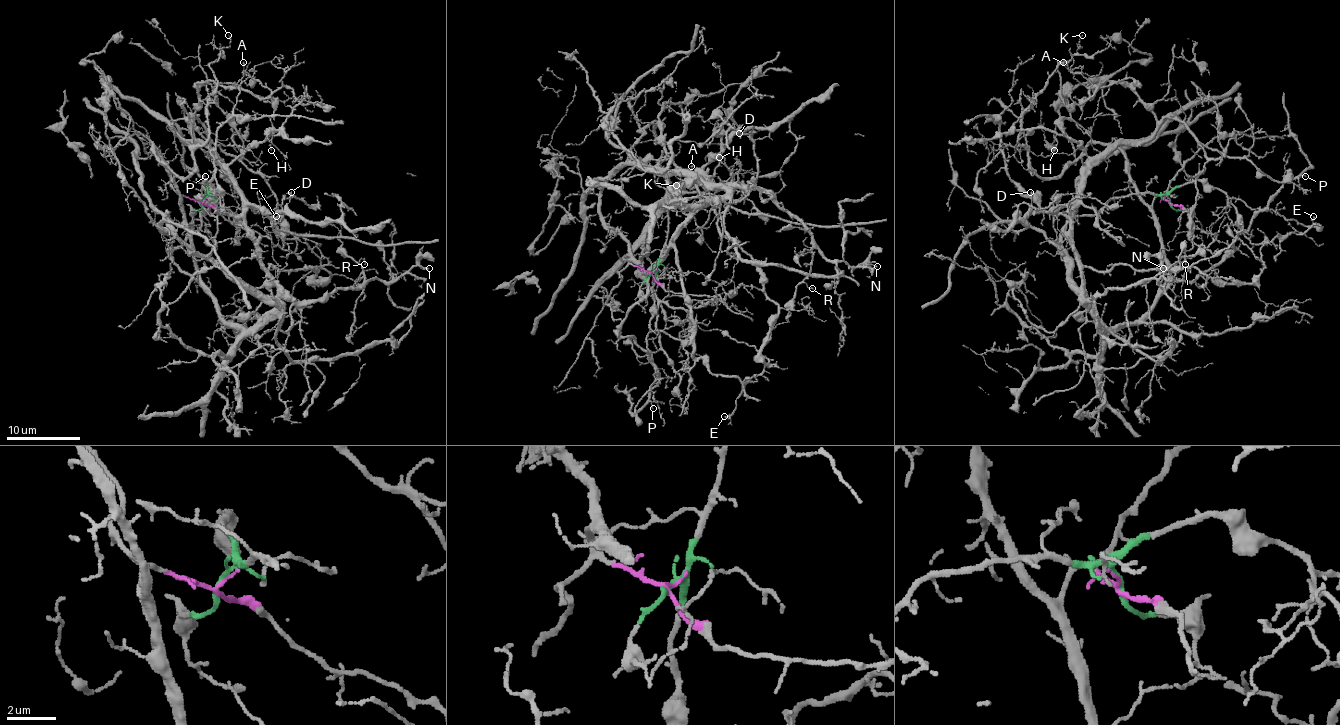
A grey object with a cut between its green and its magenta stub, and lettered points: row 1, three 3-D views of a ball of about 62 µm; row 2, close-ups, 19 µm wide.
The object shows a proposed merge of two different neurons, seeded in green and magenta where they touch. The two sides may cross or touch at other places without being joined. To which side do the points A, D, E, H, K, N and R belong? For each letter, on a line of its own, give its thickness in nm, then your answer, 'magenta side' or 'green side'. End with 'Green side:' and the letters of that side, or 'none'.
A: 140 nm | green side
D: 140 nm | green side
E: 130 nm | green side
H: 110 nm | green side
K: 80 nm | magenta side
N: 120 nm | green side
R: 120 nm | green side
Green side: A, D, E, H, N, R

